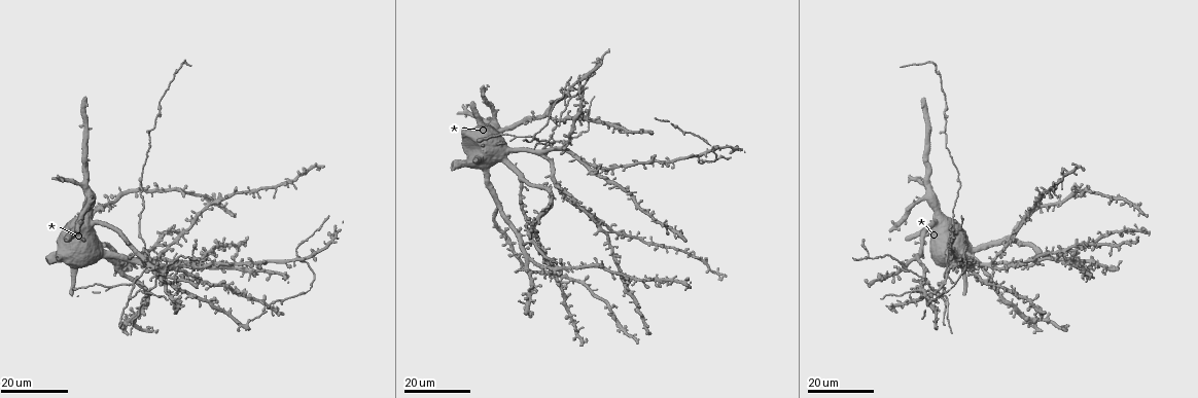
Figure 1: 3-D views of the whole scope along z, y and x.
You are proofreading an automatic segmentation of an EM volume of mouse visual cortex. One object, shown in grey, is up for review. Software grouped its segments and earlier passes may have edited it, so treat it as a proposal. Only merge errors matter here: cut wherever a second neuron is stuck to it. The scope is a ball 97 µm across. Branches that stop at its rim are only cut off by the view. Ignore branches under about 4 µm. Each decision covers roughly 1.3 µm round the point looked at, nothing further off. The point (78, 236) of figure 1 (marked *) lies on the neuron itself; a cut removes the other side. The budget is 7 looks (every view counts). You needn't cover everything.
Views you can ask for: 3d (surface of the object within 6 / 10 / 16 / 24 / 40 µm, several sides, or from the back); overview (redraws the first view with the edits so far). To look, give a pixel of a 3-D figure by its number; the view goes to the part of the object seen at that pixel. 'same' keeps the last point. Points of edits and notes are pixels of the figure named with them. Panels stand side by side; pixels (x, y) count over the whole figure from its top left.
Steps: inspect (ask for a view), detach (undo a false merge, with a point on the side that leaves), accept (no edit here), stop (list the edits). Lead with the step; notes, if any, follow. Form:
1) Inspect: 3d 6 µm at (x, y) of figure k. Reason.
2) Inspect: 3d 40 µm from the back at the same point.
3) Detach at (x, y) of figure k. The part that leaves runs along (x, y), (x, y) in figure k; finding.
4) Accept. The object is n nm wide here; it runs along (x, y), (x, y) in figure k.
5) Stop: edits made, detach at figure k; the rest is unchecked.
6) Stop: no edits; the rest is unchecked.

Inspect: 3d 24 µm at (192, 257) of figure 1. Four or more arms meet.

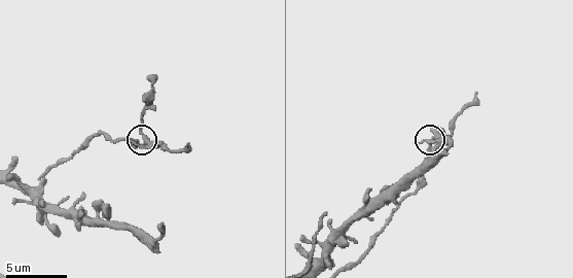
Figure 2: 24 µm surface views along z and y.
Inspect: 3d 10 µm at (145, 140) of figure 2. Zoom in.

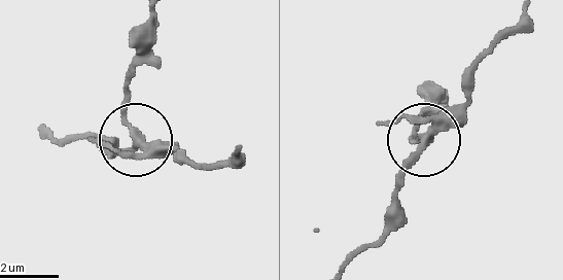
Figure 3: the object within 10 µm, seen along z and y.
Accept. 4 arms meet here; continuous, no second neuron.

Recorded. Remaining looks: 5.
Inspect: 3d 24 µm at (908, 272) of figure 1. Two arms in line, one across.

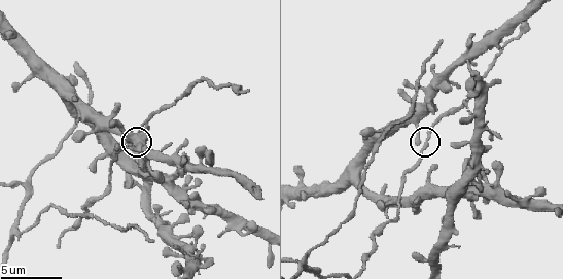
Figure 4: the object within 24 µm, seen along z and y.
Inspect: 3d 10 µm at (415, 142) of figure 4.

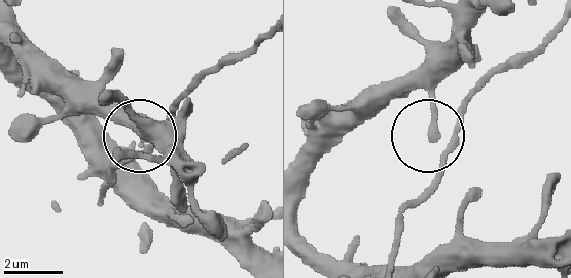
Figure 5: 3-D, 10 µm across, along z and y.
Accept. The object is 210 nm wide here; continuous, no second neuron.

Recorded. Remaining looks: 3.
Inspect: 3d 24 µm at (946, 262) of figure 1. Three arms meet.

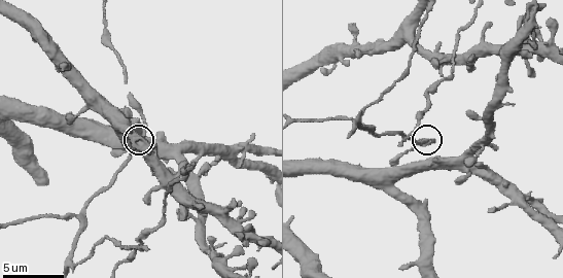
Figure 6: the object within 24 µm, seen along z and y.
Inspect: 3d 10 µm at (422, 143) of figure 6.

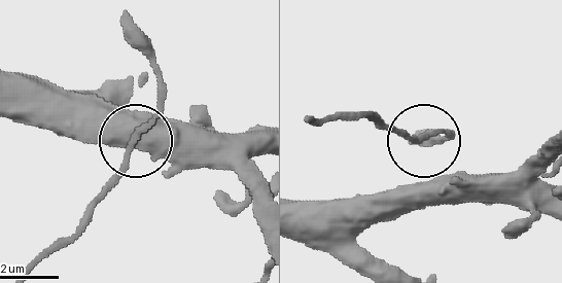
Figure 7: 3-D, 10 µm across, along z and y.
Inspect: 3d 6 µm at (425, 135) of figure 7.

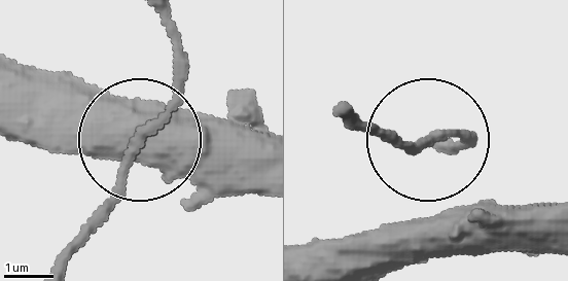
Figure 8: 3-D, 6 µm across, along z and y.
Accept. Continuous, no second neuron.

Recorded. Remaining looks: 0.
Stop: no edits; the rest is unchecked.

